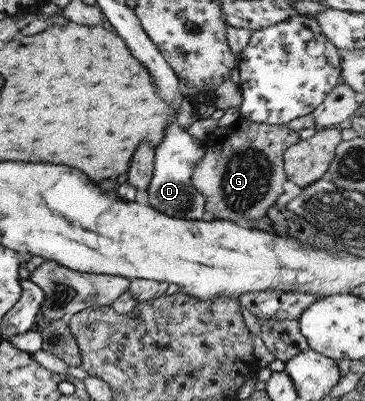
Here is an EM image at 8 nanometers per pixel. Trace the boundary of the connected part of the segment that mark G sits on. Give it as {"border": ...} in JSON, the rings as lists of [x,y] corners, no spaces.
{"border":[[[242,116],[227,127],[216,126],[206,134],[203,141],[204,155],[193,167],[191,175],[193,186],[196,186],[196,189],[205,195],[204,210],[211,212],[211,216],[215,219],[231,222],[263,218],[269,206],[277,200],[279,194],[283,193],[281,184],[286,180],[283,168],[284,150],[299,141],[298,131],[287,128],[285,124],[259,124]]]}

